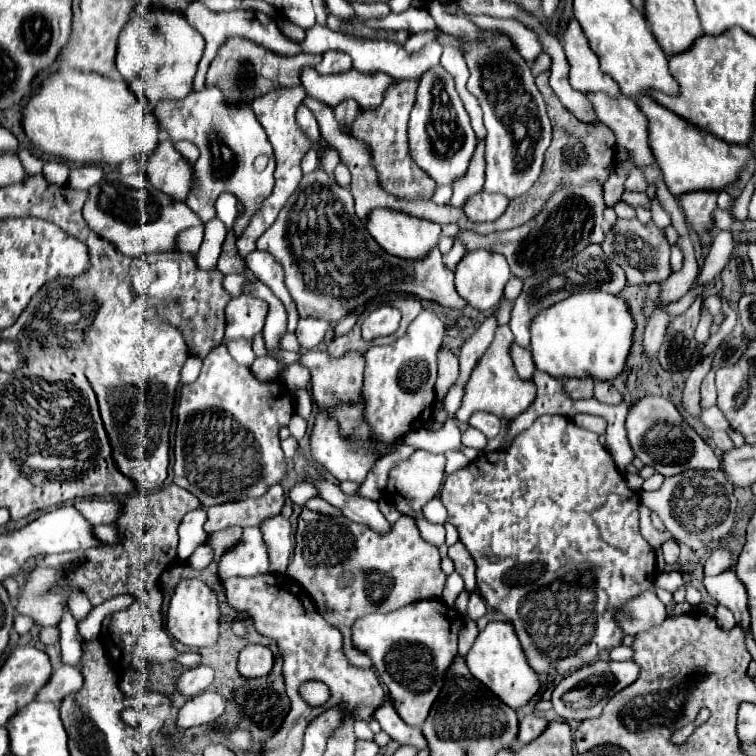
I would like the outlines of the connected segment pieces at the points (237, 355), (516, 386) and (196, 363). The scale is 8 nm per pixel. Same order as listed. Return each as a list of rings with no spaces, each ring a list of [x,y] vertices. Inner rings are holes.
[[[235,340],[235,342],[231,342],[231,344],[227,346],[227,350],[229,350],[229,354],[233,356],[233,360],[235,360],[237,364],[251,368],[251,364],[253,364],[253,360],[255,360],[255,354],[253,354],[249,342],[245,342],[245,340]]]
[[[499,326],[495,332],[495,340],[483,354],[483,358],[477,362],[477,366],[471,372],[471,378],[465,384],[465,396],[463,402],[455,414],[459,422],[469,422],[469,418],[475,412],[489,412],[495,414],[497,418],[513,418],[525,412],[537,398],[537,388],[533,380],[525,380],[517,374],[513,360],[510,356],[510,346],[514,341],[514,336],[509,326]]]
[[[189,356],[187,362],[185,362],[185,366],[183,366],[183,370],[181,370],[181,382],[183,384],[193,382],[199,376],[199,370],[201,370],[201,360]]]

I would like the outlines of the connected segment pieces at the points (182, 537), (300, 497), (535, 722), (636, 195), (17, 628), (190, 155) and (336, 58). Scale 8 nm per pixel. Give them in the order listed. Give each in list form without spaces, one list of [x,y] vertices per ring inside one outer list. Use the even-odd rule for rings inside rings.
[[[205,508],[193,510],[183,518],[183,522],[179,526],[179,552],[177,552],[177,556],[181,560],[187,560],[191,556],[191,552],[207,540],[207,532],[203,528],[205,518],[207,518]]]
[[[303,482],[303,484],[297,484],[295,488],[291,488],[289,492],[289,498],[295,502],[295,504],[305,504],[307,500],[319,496],[319,488],[313,486],[311,482]]]
[[[535,714],[525,716],[525,718],[519,722],[519,732],[517,732],[517,742],[519,742],[519,746],[529,744],[531,740],[535,740],[545,728],[547,728],[547,720],[545,720],[545,718],[539,718],[539,716],[535,716]]]
[[[625,190],[623,192],[623,198],[621,198],[623,202],[627,202],[629,206],[633,206],[633,208],[645,208],[645,210],[649,210],[651,206],[649,206],[649,198],[647,198],[647,194],[645,192],[629,192],[629,190]]]
[[[18,614],[13,623],[13,630],[19,634],[29,633],[33,627],[33,621],[30,617]]]
[[[179,141],[175,144],[176,149],[181,153],[181,156],[187,160],[187,162],[195,162],[199,158],[199,152],[197,152],[197,146],[191,144],[189,141]]]
[[[325,52],[323,60],[315,66],[315,70],[319,74],[339,74],[339,72],[347,72],[351,68],[351,58],[345,52]]]

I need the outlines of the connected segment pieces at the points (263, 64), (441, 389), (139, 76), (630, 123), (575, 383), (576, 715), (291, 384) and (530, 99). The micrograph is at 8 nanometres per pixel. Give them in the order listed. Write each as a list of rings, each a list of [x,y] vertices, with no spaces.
[[[233,38],[233,40],[227,40],[219,48],[219,54],[213,58],[209,72],[207,72],[205,86],[219,88],[223,92],[227,104],[231,104],[231,106],[251,106],[255,98],[265,96],[267,92],[301,86],[299,74],[301,74],[301,68],[289,66],[285,56],[273,54],[273,52],[253,44],[251,40]]]
[[[443,348],[443,352],[439,352],[439,378],[435,384],[436,398],[445,396],[451,386],[457,382],[457,378],[459,378],[457,356]]]
[[[149,8],[141,14],[133,14],[121,30],[115,68],[127,80],[131,90],[155,108],[161,100],[181,100],[191,92],[191,82],[203,48],[203,36],[185,20],[181,12]]]
[[[589,92],[585,96],[591,102],[597,120],[615,132],[617,146],[627,148],[631,152],[631,160],[639,168],[655,164],[647,146],[647,120],[635,100],[623,94],[611,98],[605,92]]]
[[[585,376],[585,378],[561,378],[563,390],[569,398],[573,400],[587,400],[593,398],[593,378]]]
[[[597,660],[587,664],[585,668],[565,676],[551,694],[553,710],[559,718],[569,722],[583,722],[587,718],[595,718],[603,712],[603,706],[623,688],[631,686],[639,678],[641,668],[635,662],[615,662],[615,660]]]
[[[291,364],[283,374],[281,374],[281,380],[283,384],[293,392],[297,388],[303,388],[309,384],[311,380],[311,372],[307,366],[301,366],[301,364]]]
[[[495,34],[491,46],[459,38],[471,70],[467,90],[481,102],[485,116],[485,192],[499,192],[507,198],[523,196],[539,178],[543,154],[551,144],[551,122],[541,92],[535,86],[529,64],[517,54],[507,36]]]

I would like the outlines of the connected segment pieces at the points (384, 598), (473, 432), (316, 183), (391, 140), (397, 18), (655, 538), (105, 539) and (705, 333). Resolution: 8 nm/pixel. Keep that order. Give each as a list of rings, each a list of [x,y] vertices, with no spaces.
[[[303,508],[295,540],[287,577],[301,584],[317,612],[341,630],[345,658],[357,668],[371,668],[369,656],[359,654],[351,642],[351,626],[357,618],[373,612],[387,614],[417,600],[441,598],[447,576],[441,570],[439,550],[421,538],[411,516],[401,516],[389,536],[377,536],[345,516],[325,516]]]
[[[469,426],[469,428],[463,432],[461,442],[463,442],[465,446],[469,446],[469,448],[477,448],[477,450],[483,450],[483,448],[487,446],[487,438],[485,438],[485,434],[479,432],[479,430],[473,428],[473,426]]]
[[[321,168],[303,174],[299,188],[281,208],[275,224],[257,240],[257,248],[273,254],[285,268],[285,284],[301,318],[337,322],[349,316],[355,306],[385,292],[413,294],[457,312],[463,312],[467,306],[455,290],[455,274],[443,264],[439,246],[421,260],[403,260],[387,254],[357,218],[351,192],[341,188]]]
[[[419,78],[393,80],[393,84],[385,90],[381,106],[377,106],[373,110],[359,108],[353,128],[351,128],[351,136],[369,144],[373,166],[379,174],[381,188],[385,188],[387,192],[391,192],[393,196],[397,196],[401,200],[425,200],[427,202],[427,200],[431,200],[431,196],[435,192],[435,180],[429,178],[413,162],[411,154],[409,154],[409,138],[407,138],[407,122],[409,122],[411,108],[415,104],[417,84],[419,84]]]
[[[409,8],[403,14],[389,14],[381,20],[367,20],[365,22],[369,28],[383,28],[389,32],[397,32],[397,30],[407,30],[411,34],[429,30],[429,28],[437,28],[433,18],[429,16],[429,12],[425,8]]]
[[[643,506],[643,516],[641,516],[641,534],[643,538],[653,546],[653,548],[661,548],[661,544],[665,544],[667,540],[671,540],[673,536],[665,530],[665,532],[659,532],[651,526],[651,520],[649,520],[649,512],[645,510]]]
[[[99,524],[99,526],[93,526],[93,536],[103,542],[103,544],[113,544],[117,542],[121,536],[119,536],[119,528],[115,524]]]
[[[701,314],[701,322],[695,330],[695,340],[697,344],[705,344],[709,340],[709,328],[711,328],[711,316],[709,314]]]

